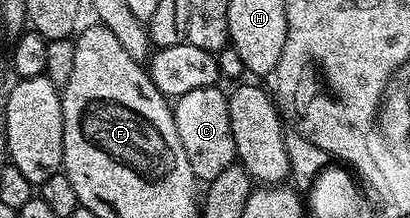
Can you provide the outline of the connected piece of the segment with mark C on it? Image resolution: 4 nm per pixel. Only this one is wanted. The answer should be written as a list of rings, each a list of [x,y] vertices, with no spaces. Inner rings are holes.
[[[220,85],[195,88],[195,92],[187,92],[182,98],[176,99],[173,106],[173,119],[179,132],[179,140],[183,140],[191,172],[201,184],[215,180],[215,176],[219,176],[223,168],[234,165],[237,157],[235,136],[231,136],[229,94],[221,89]]]

